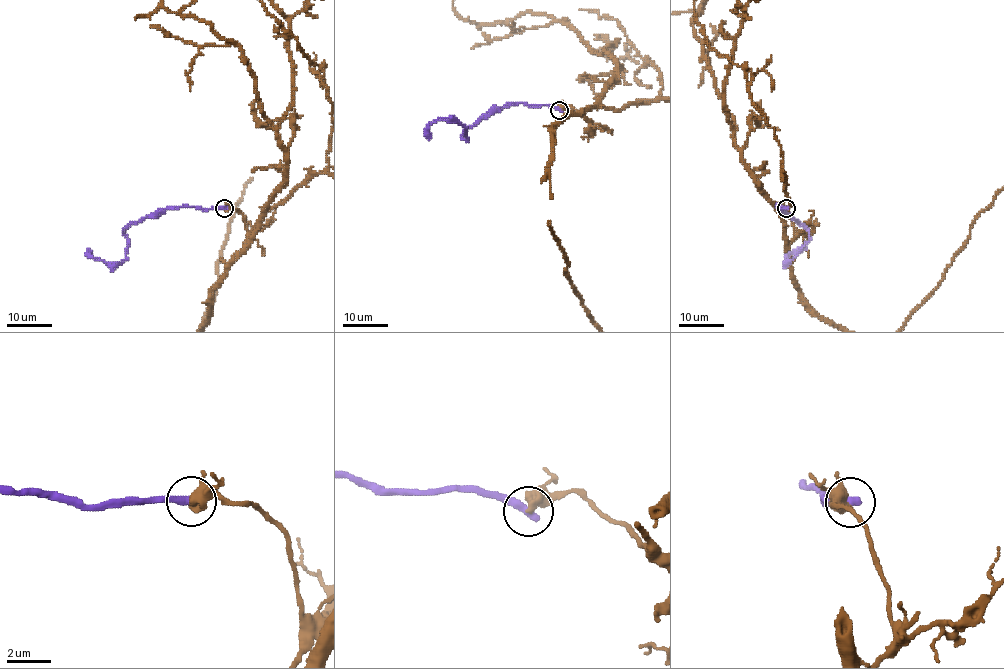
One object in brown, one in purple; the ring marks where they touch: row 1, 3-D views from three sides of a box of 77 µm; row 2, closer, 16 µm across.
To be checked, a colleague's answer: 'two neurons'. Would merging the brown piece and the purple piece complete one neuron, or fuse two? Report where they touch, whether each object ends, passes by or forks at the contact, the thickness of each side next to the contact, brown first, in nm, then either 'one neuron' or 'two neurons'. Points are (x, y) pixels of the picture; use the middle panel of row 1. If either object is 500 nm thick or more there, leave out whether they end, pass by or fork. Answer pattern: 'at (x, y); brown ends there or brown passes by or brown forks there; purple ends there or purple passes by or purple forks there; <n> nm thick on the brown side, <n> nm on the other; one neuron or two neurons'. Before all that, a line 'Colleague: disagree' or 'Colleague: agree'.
Colleague: agree
at (559, 110); 550 nm thick on the brown side, 440 nm on the other; two neurons

